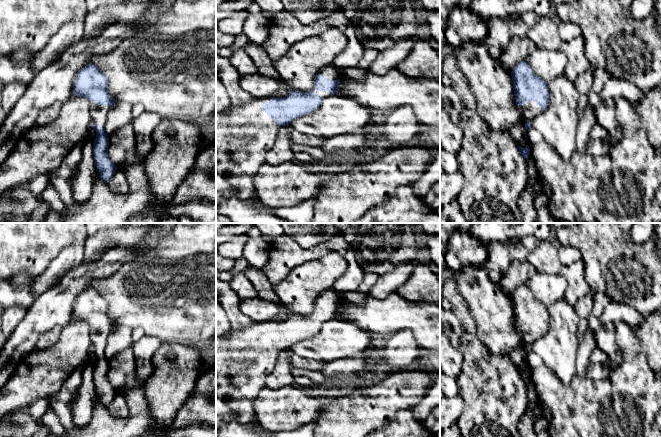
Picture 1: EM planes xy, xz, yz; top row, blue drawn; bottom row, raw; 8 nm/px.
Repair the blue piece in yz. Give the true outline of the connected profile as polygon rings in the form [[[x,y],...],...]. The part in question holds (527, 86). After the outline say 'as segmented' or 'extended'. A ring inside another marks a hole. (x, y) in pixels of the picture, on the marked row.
[[[526,61],[519,62],[511,76],[515,102],[524,116],[527,131],[532,126],[532,120],[548,107],[548,82],[537,76]]] | extended

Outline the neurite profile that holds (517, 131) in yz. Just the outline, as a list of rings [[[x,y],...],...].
[[[515,124],[510,129],[510,134],[515,141],[516,146],[520,146],[522,148],[530,147],[530,143],[525,138],[526,128],[522,124]]]

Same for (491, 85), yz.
[[[484,41],[464,42],[455,57],[475,98],[476,112],[491,131],[510,132],[515,124],[525,125],[515,102],[512,76],[490,55]]]

